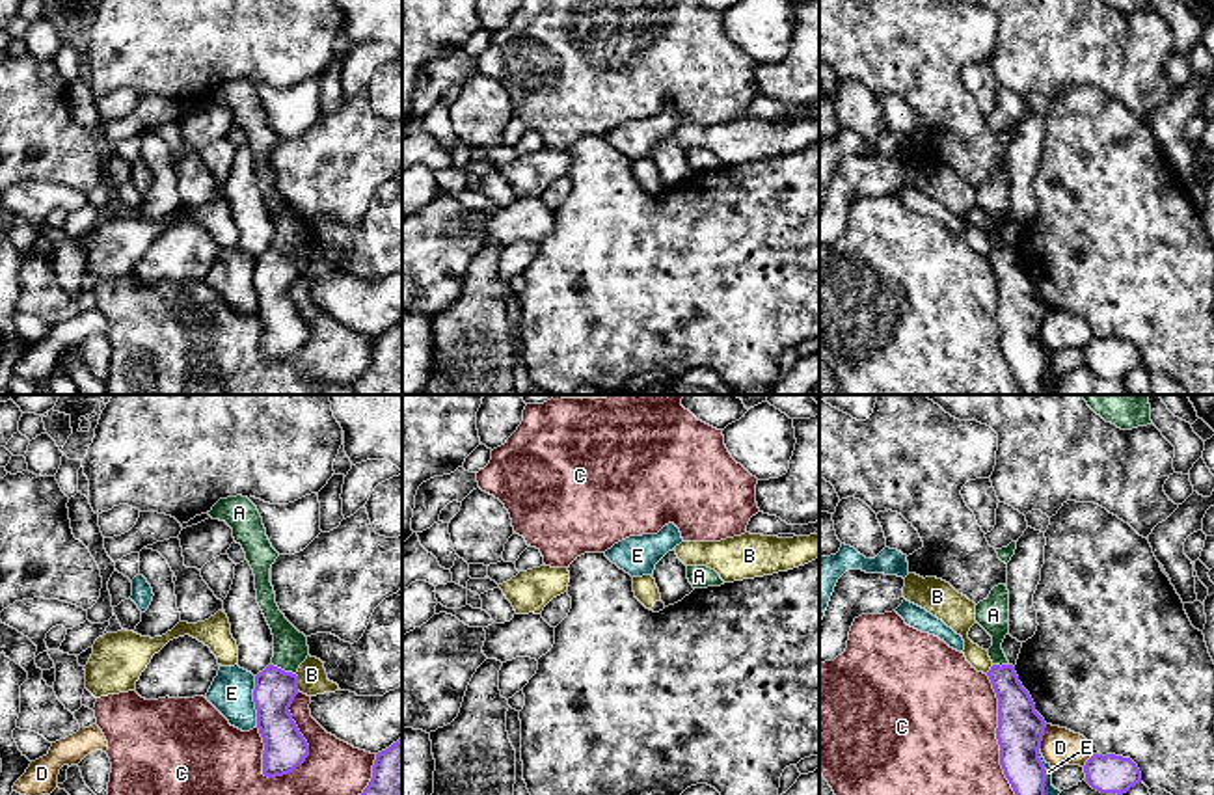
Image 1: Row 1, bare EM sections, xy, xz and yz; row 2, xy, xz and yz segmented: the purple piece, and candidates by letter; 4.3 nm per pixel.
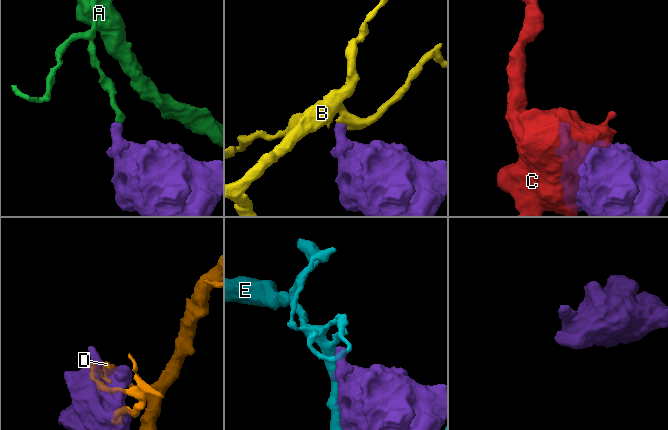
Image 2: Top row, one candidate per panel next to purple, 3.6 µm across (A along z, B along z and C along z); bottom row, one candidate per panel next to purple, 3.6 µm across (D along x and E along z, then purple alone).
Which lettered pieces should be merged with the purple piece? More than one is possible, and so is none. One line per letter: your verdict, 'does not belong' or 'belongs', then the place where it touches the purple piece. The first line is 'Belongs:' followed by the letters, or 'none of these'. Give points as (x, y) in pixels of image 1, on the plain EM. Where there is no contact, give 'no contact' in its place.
Belongs: none of these
A: does not belong; contact xy (283, 254)
B: does not belong; contact xy (296, 265)
C: does not belong; contact xy (306, 326)
D: does not belong; contact yz (1041, 321)
E: does not belong; contact yz (1045, 363)

